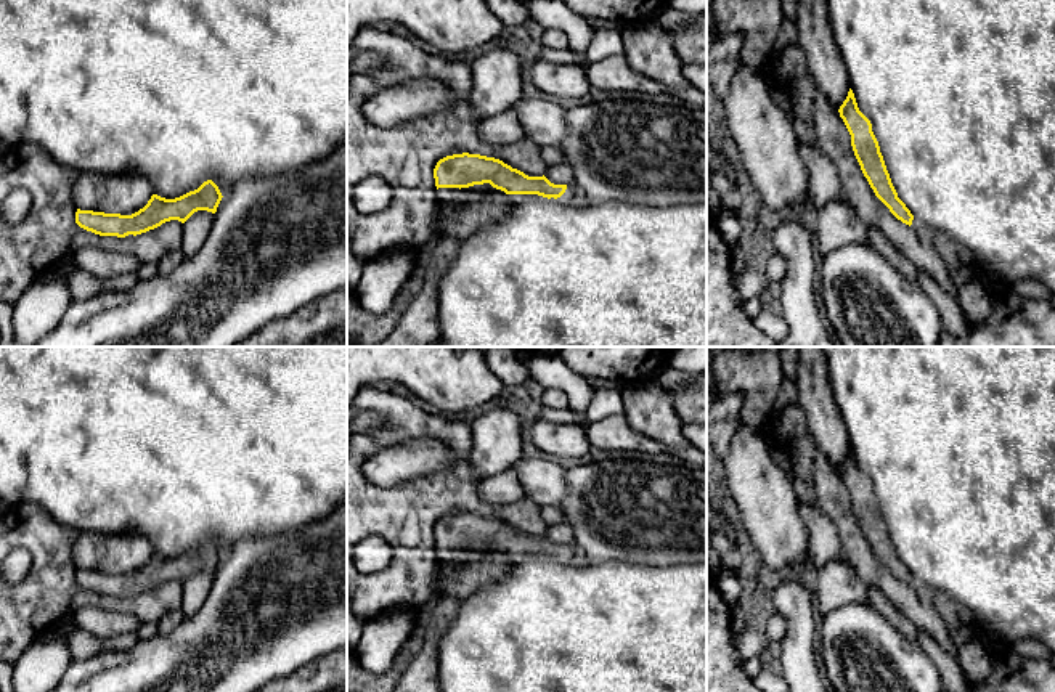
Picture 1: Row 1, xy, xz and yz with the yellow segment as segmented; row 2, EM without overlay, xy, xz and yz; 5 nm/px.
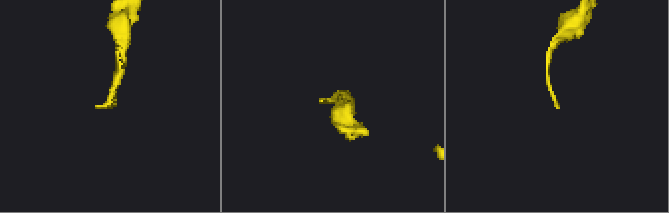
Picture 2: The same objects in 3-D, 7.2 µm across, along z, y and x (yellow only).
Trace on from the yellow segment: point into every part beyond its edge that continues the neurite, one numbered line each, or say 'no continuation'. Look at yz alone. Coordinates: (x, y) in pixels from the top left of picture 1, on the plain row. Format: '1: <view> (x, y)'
1: yz (962, 625)

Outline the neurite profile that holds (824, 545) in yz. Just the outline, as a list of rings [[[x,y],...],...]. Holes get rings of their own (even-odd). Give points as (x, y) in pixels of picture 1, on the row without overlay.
[[[798,501],[798,515],[809,536],[809,554],[816,570],[821,570],[833,560],[846,559],[841,551],[838,531],[829,517],[801,501]]]

